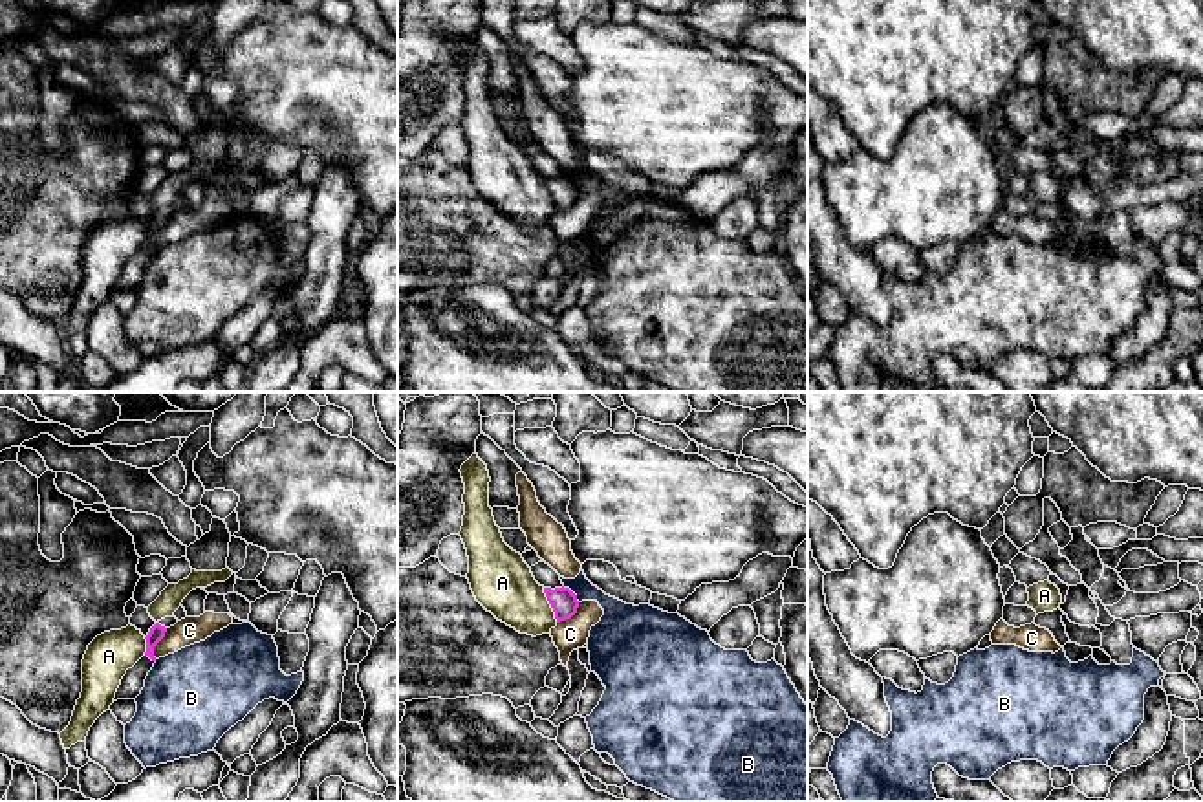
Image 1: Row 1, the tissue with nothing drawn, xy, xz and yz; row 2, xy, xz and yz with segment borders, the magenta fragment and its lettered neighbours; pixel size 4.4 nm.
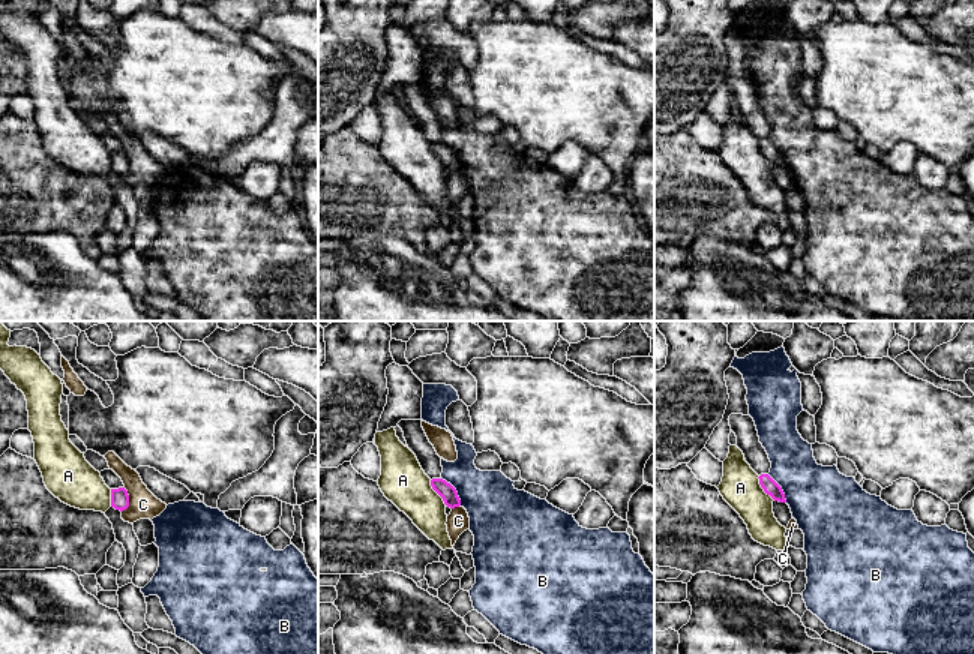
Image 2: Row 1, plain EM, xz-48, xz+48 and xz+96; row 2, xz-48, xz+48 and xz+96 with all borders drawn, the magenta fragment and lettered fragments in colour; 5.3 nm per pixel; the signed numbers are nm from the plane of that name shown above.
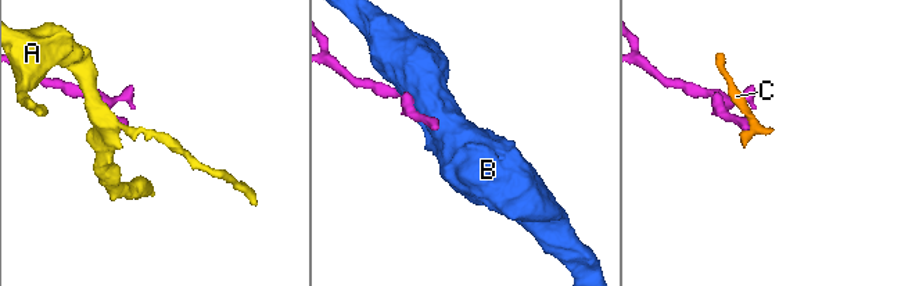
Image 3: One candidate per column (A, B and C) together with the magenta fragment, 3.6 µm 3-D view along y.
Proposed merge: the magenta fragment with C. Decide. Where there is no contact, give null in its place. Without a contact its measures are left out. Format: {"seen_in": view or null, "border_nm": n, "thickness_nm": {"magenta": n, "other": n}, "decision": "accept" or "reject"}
{"seen_in": "xy", "border_nm": 150, "thickness_nm": {"magenta": 70, "other": 120}, "decision": "reject"}

